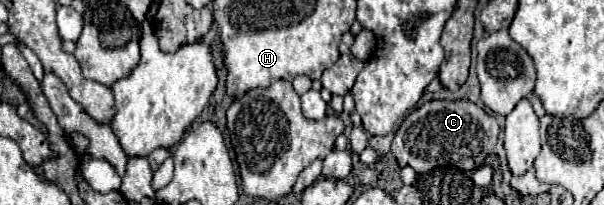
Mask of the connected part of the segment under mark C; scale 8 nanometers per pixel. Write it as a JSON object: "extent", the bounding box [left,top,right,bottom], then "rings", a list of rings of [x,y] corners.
{"extent":[390,100,498,174],"rings":[[[432,100],[410,112],[404,122],[400,124],[392,146],[390,146],[390,156],[396,158],[398,166],[404,168],[406,164],[420,174],[430,172],[436,166],[444,164],[448,166],[452,162],[452,154],[456,150],[456,164],[454,166],[460,170],[474,170],[480,168],[486,156],[492,152],[496,140],[498,140],[498,122],[494,116],[486,114],[482,108],[478,108],[472,102],[440,102]]]}

